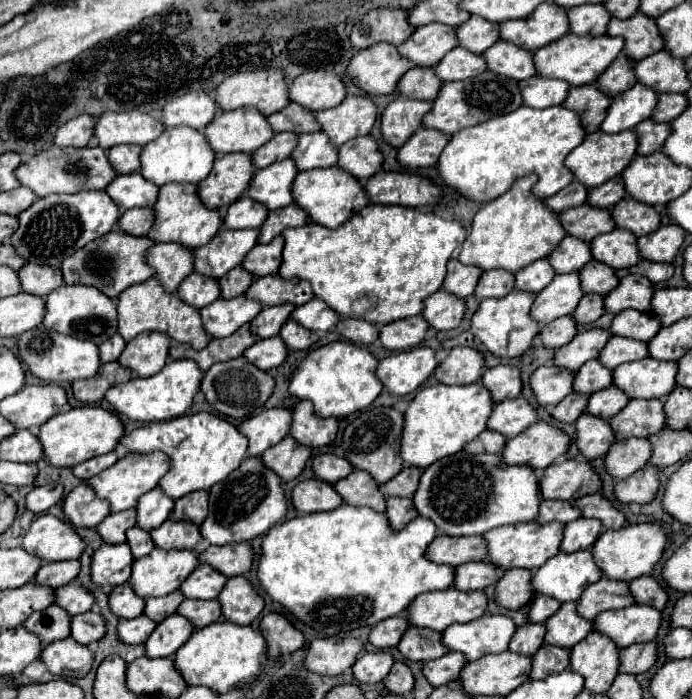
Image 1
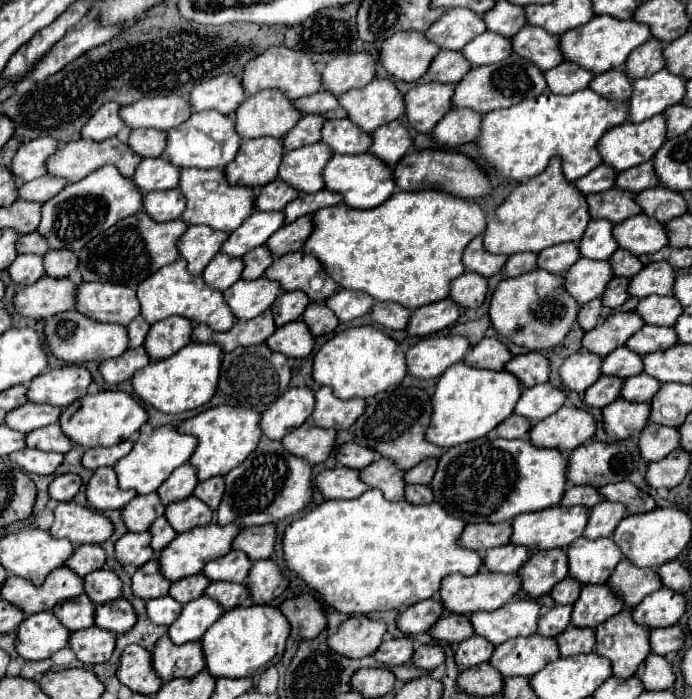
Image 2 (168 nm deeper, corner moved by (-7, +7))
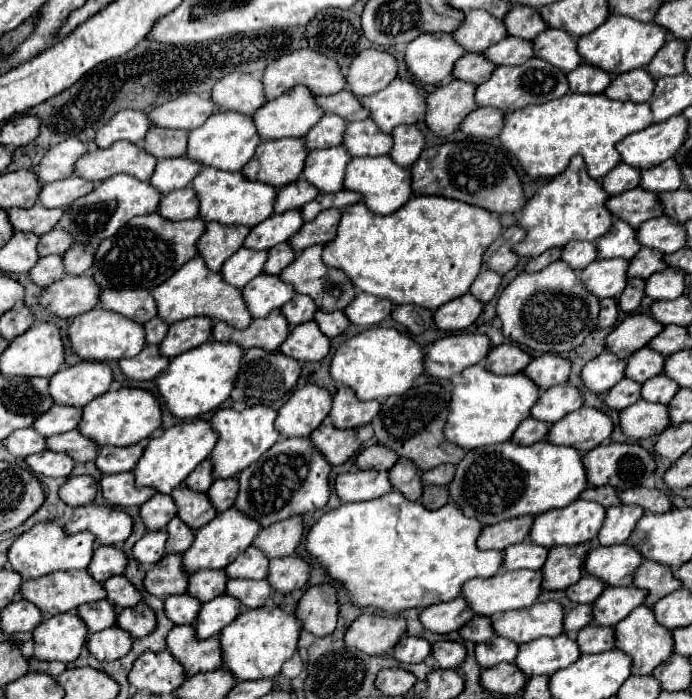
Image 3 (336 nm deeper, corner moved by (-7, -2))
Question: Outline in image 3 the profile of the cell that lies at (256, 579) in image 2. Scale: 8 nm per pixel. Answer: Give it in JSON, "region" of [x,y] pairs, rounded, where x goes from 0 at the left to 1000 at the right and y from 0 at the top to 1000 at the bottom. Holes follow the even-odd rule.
{"region":[[[408,797],[408,800],[390,803],[384,831],[393,837],[396,845],[413,851],[413,848],[422,848],[425,843],[442,840],[445,820],[448,820],[448,811],[434,797]]]}

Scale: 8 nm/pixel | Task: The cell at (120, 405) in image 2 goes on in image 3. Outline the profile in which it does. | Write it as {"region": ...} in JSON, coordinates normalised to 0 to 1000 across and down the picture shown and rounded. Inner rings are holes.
{"region":[[[165,557],[142,571],[130,574],[118,585],[118,599],[116,599],[116,619],[127,628],[133,628],[142,639],[150,637],[168,637],[168,639],[182,639],[202,634],[214,628],[225,614],[231,611],[231,577],[228,571],[208,559],[208,557]]]}

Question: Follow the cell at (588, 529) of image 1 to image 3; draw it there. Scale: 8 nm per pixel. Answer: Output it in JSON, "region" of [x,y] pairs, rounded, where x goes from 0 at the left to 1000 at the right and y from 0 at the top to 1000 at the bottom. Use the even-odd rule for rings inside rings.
{"region":[[[890,722],[876,728],[876,742],[864,760],[867,780],[890,780],[902,777],[922,742],[931,737],[928,725],[919,722]]]}

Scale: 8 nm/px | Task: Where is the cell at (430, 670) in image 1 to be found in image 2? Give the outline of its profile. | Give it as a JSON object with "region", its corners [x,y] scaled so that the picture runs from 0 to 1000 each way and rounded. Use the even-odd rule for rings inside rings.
{"region":[[[691,907],[665,918],[662,921],[662,930],[656,936],[659,941],[659,950],[671,959],[671,956],[682,956],[694,947],[702,947],[708,938],[711,938],[711,930],[717,924],[711,924],[711,918],[705,918],[702,913],[694,913]]]}

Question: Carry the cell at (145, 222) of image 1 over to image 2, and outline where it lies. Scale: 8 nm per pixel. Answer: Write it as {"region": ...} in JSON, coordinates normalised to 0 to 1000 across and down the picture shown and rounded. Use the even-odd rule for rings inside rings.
{"region":[[[257,269],[240,272],[240,275],[214,275],[208,278],[208,300],[223,312],[225,318],[254,315],[266,303],[266,280]]]}

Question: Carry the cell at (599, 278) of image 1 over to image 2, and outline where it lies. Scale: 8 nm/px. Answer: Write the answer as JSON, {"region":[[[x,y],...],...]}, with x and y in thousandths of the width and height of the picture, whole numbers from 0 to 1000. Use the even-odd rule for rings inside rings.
{"region":[[[899,355],[884,363],[882,378],[884,378],[884,386],[890,395],[905,395],[905,398],[919,395],[931,383],[931,378],[922,366],[916,366],[910,358],[899,358]]]}

